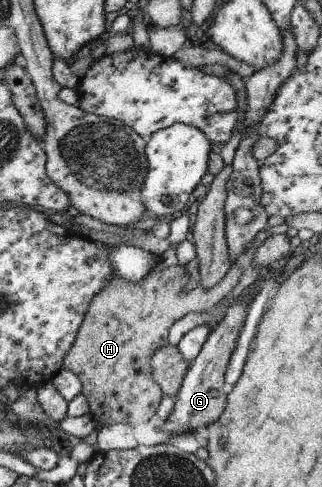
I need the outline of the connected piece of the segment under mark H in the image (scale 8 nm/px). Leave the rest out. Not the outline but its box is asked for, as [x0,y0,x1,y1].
[62,264,239,429]

